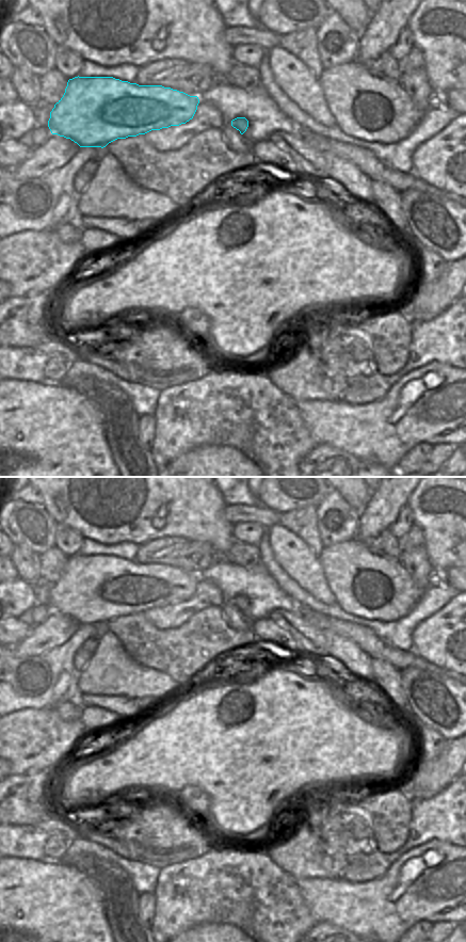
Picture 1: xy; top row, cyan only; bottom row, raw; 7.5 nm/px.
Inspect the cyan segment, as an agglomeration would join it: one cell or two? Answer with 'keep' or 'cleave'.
keep

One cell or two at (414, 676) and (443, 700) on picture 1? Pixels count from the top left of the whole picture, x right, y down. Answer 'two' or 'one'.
one

